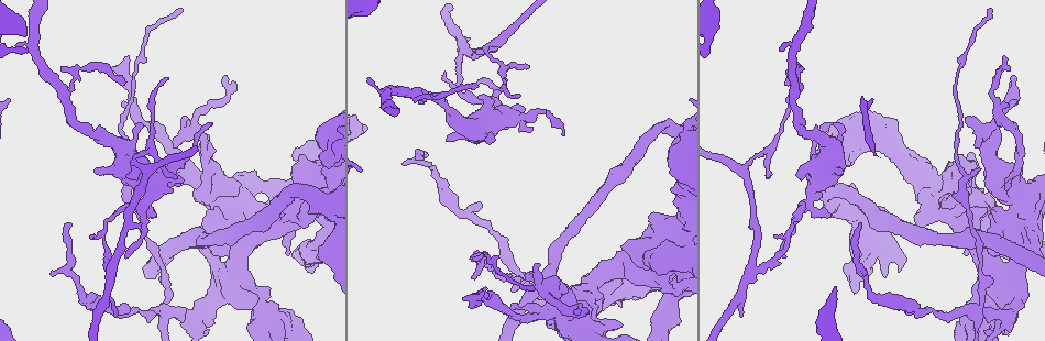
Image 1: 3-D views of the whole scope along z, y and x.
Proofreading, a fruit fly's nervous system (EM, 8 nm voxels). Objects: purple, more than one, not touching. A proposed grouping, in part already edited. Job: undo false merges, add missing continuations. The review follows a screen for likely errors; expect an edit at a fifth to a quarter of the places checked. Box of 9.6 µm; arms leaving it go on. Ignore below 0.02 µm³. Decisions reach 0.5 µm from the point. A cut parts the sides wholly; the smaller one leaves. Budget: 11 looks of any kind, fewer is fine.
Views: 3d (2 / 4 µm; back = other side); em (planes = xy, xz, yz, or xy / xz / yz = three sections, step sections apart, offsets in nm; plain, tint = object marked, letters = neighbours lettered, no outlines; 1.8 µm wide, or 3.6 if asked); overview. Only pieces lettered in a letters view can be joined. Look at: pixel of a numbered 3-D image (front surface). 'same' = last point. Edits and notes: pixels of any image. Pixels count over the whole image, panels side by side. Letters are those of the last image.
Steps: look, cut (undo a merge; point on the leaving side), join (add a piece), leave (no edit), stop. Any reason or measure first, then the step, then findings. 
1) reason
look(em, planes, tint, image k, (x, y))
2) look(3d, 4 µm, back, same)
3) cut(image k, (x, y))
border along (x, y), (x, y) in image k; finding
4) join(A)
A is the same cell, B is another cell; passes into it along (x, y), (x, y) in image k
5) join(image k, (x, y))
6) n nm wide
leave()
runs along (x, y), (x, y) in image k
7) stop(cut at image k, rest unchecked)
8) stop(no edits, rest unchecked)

look(em, xz, step 16, tint, image 1, (997, 230))

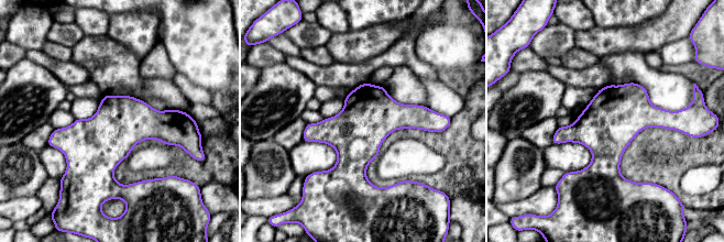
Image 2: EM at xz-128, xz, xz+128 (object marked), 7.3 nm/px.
look(em, planes, tint, same)

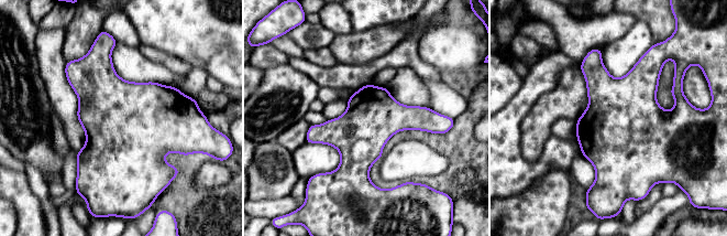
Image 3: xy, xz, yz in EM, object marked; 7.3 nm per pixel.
what lies round it
look(em, planes, letters, same)

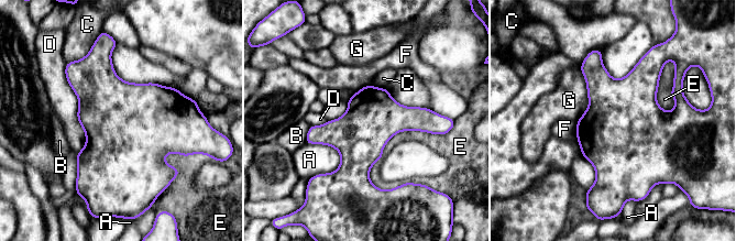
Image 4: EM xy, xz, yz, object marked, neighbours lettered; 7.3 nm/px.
400 nm wide
leave()
A, B, C, D, E, F and G are other cells; border along (177, 88), (193, 99) in image 4; continuous, no second cell

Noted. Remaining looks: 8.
sudden change in width
look(em, planes, tint, image 1, (977, 309))

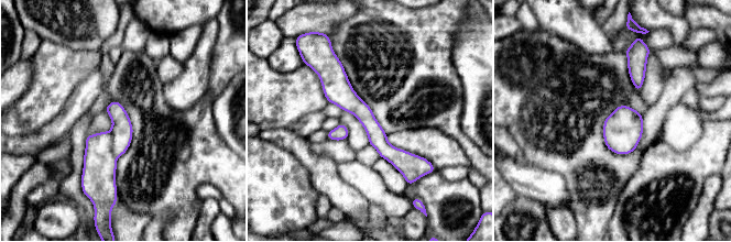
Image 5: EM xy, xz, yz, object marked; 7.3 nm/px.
see the neighbours
look(em, planes, letters, same)

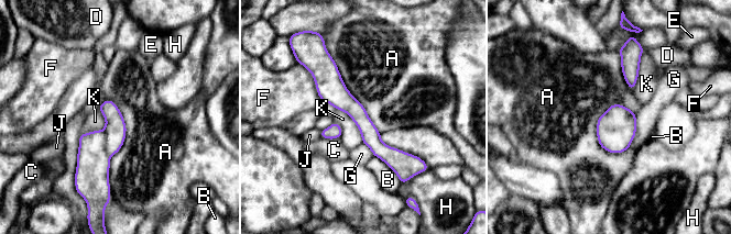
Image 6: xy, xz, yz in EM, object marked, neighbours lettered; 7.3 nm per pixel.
140 nm wide; A touches over 700 nm
cut(image 6, (91, 174))
A, B, C, D, E, F, G, H, J and K are other cells; two cells meet here

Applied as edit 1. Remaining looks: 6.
look(overview)

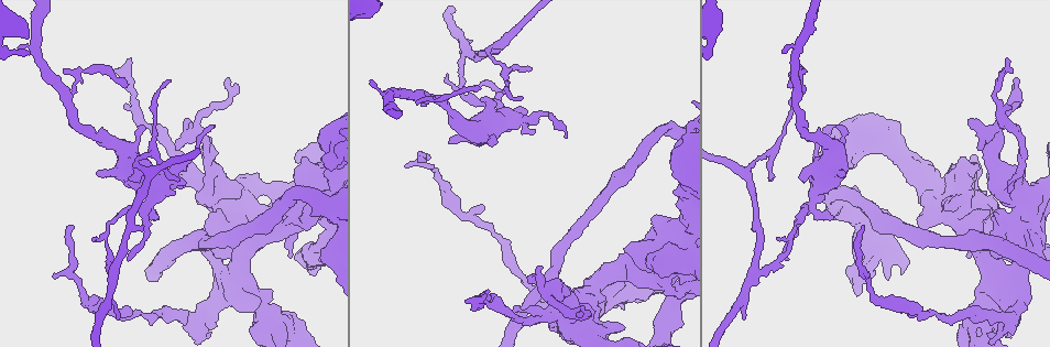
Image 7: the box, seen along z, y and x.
tapers out
look(3d, 4 µm, image 7, (70, 225))

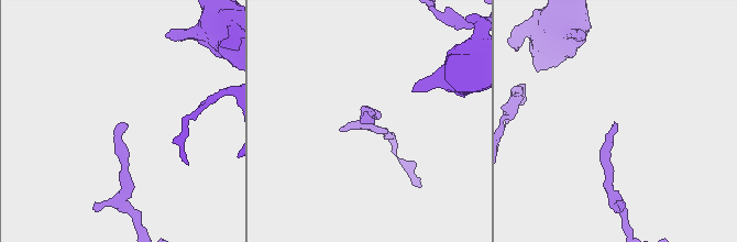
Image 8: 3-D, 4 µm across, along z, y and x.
look(em, 3.6 µm, planes, letters, image 8, (369, 121))

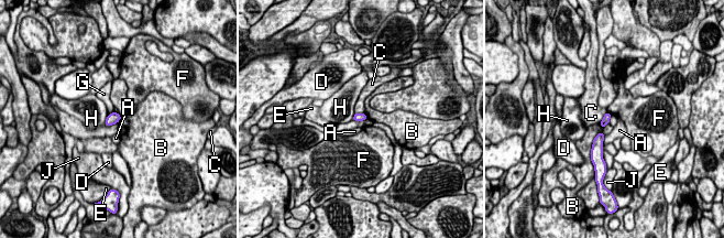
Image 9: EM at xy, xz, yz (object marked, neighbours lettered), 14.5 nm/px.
leave()
A, B, C, D, E, F, G, H and J are other cells; border along (366, 118), (353, 120) in image 9; no lettered piece goes on from it

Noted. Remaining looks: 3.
sudden change in width
look(3d, 4 µm, back, image 7, (681, 235))

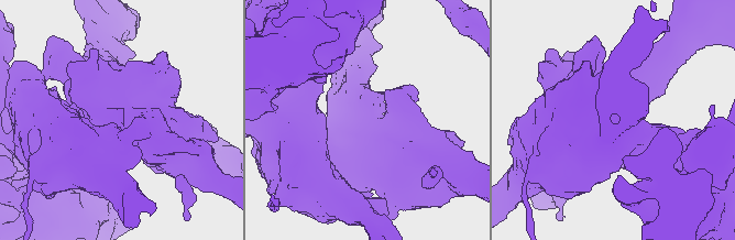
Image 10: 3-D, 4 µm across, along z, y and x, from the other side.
arms of 360, 750 nm
look(em, 3.6 µm, planes, letters, image 10, (374, 123))

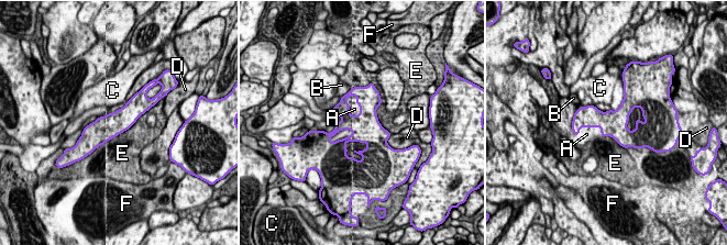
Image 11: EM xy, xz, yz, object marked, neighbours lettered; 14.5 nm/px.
340 nm wide
join(image 11, (354, 109))
A is the same cell, B, C, D, E and F are other cells; the cell continues

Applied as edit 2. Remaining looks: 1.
stop(cut at image 6, join at image 11, rest unchecked)

